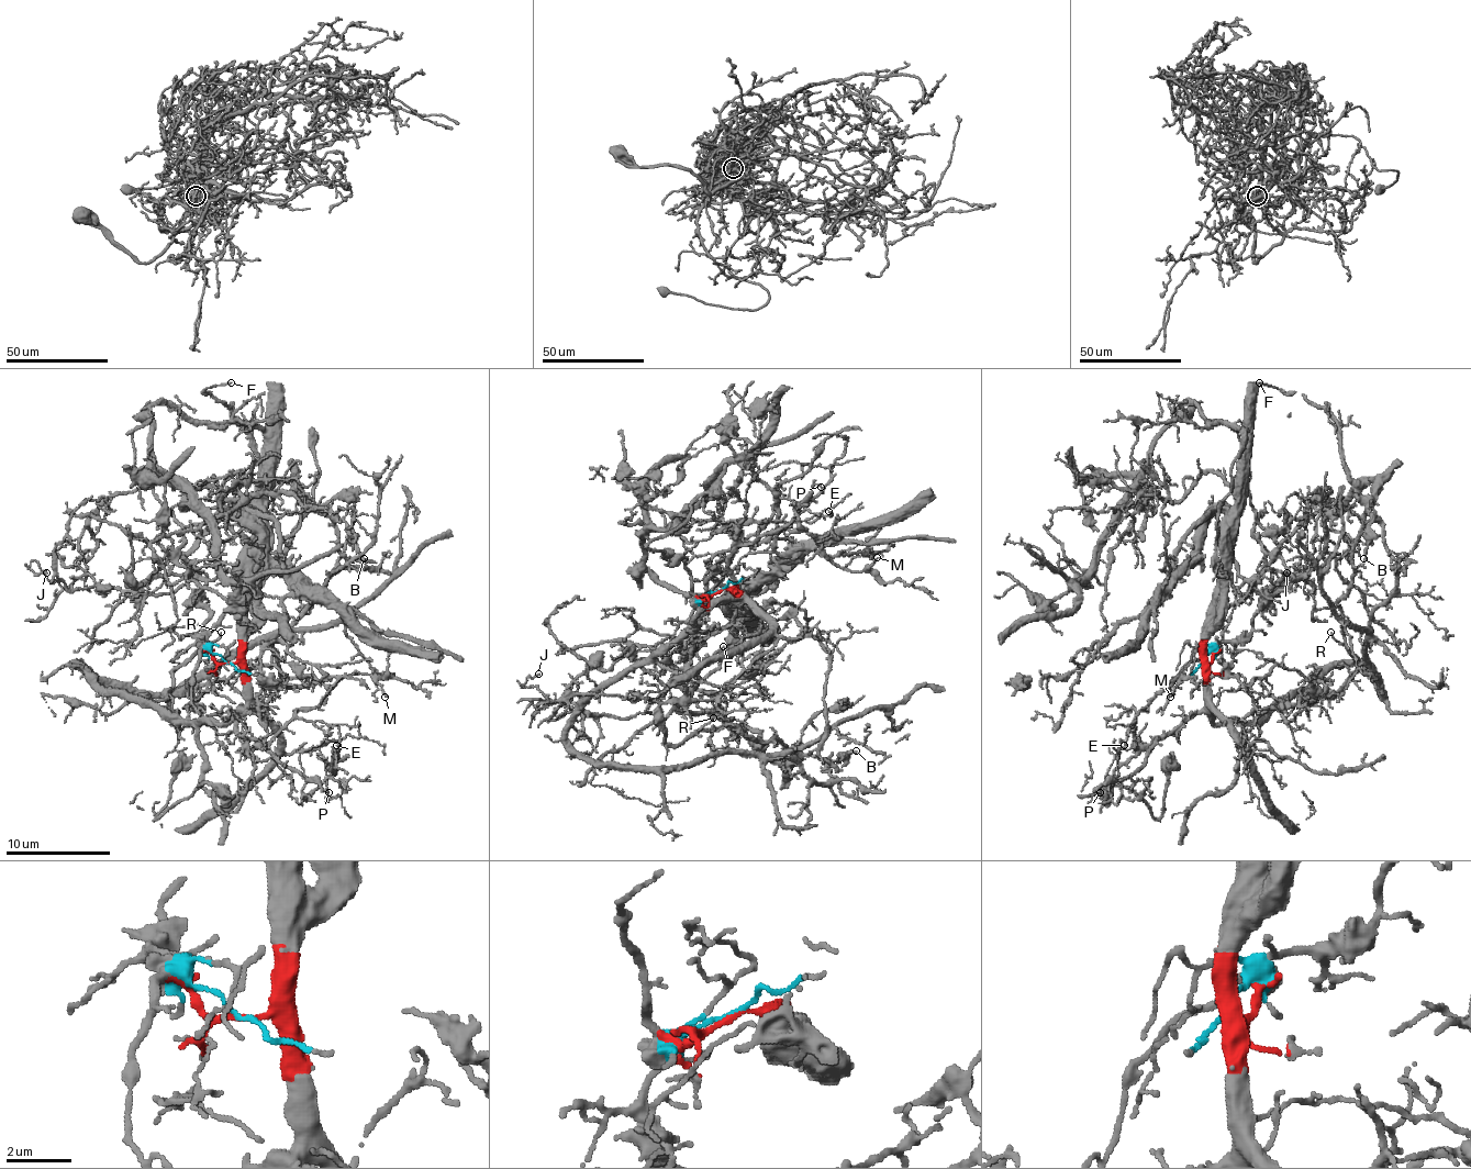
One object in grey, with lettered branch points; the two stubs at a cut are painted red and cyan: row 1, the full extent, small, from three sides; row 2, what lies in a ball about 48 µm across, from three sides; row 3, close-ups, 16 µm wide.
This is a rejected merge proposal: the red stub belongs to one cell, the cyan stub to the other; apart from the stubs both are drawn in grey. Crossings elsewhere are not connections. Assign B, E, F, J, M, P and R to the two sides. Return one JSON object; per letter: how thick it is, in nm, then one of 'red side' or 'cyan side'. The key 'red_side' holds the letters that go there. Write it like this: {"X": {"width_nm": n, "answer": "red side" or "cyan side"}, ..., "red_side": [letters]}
{"B": {"width_nm": 150, "answer": "cyan side"}, "E": {"width_nm": 140, "answer": "red side"}, "F": {"width_nm": 140, "answer": "cyan side"}, "J": {"width_nm": 110, "answer": "cyan side"}, "M": {"width_nm": 120, "answer": "red side"}, "P": {"width_nm": 140, "answer": "red side"}, "R": {"width_nm": 120, "answer": "cyan side"}, "red_side": ["E", "M", "P"]}

